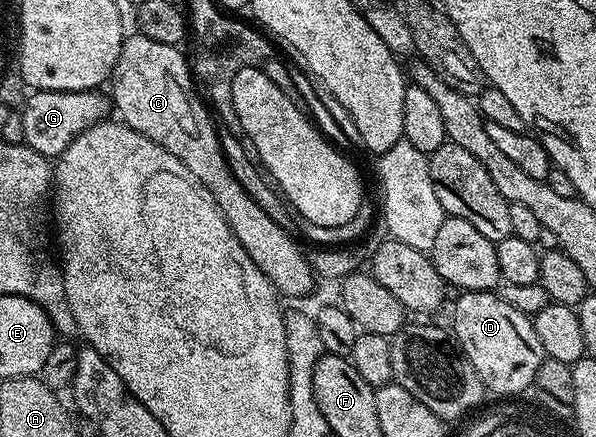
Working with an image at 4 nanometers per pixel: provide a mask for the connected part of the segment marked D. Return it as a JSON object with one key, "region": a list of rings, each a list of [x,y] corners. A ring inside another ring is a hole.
{"region":[[[470,290],[456,295],[457,303],[453,306],[453,326],[451,333],[463,348],[467,360],[479,372],[486,391],[497,394],[521,394],[528,391],[535,380],[533,368],[536,368],[544,358],[543,344],[539,344],[539,336],[535,336],[535,328],[530,315],[524,314],[518,308],[505,302],[496,293],[488,290]]]}

